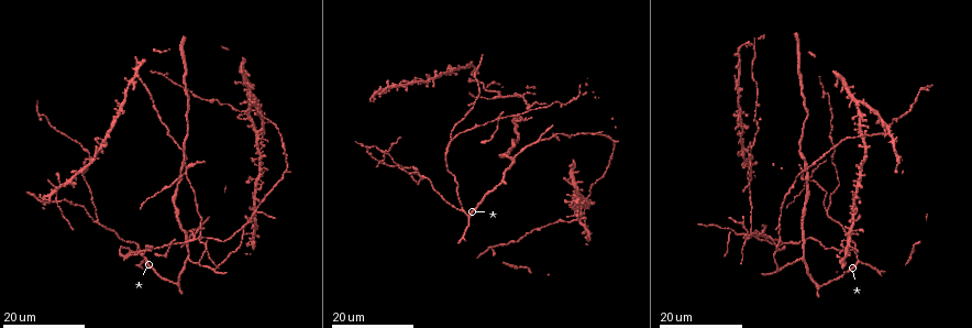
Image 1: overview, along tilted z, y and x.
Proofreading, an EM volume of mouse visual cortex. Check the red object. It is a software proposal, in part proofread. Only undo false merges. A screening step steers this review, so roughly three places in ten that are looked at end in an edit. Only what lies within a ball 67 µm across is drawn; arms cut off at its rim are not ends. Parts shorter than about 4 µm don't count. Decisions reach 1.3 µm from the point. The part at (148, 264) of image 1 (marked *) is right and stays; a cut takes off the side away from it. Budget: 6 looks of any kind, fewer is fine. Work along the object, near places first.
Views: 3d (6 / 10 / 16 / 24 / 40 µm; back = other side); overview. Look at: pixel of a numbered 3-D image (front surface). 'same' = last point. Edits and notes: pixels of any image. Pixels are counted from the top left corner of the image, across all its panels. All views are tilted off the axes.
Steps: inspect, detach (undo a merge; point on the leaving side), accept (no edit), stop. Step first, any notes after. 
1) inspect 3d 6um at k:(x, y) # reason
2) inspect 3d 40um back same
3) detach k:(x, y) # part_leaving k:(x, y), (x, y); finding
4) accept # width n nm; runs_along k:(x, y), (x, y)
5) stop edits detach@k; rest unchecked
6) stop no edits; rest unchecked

inspect 3d 24um at 1:(767, 233) # four-way junction

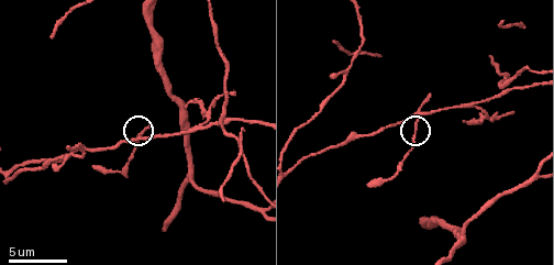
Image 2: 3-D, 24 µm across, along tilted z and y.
inspect 3d 10um at 2:(416, 124)

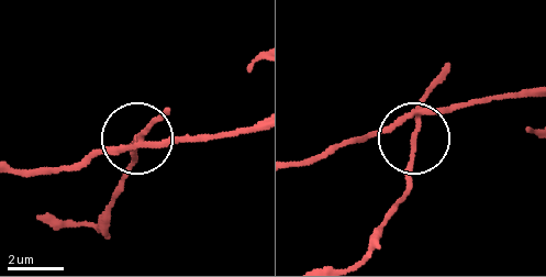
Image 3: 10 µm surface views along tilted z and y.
detach 3:(158, 120) # width 150 nm; part_leaving 3:(421, 115), (398, 206), (361, 257); a second neuron is stuck on

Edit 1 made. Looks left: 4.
inspect overview

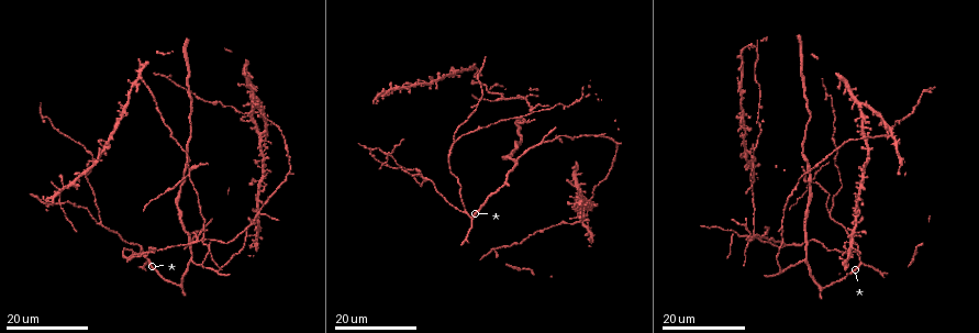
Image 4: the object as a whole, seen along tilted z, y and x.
inspect 3d 16um at 4:(760, 235) # two arms in line, one across

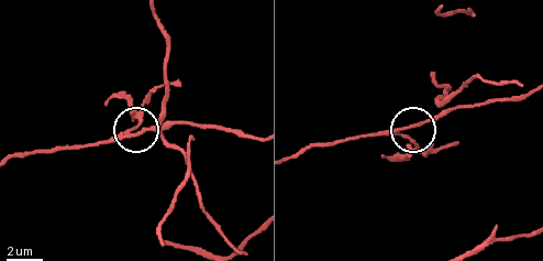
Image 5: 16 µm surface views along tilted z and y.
inspect 3d 10um at 5:(404, 129)

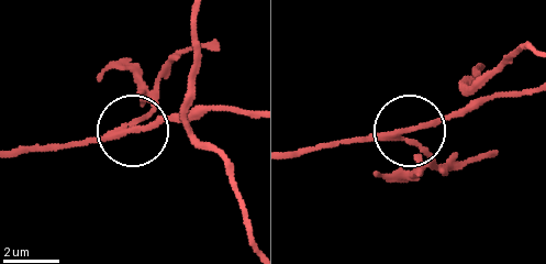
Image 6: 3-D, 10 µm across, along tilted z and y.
detach 6:(151, 114) # side_arm 5 um; arms 3; two neurons meet here

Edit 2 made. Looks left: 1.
stop edits detach@3, detach@6; rest unchecked

